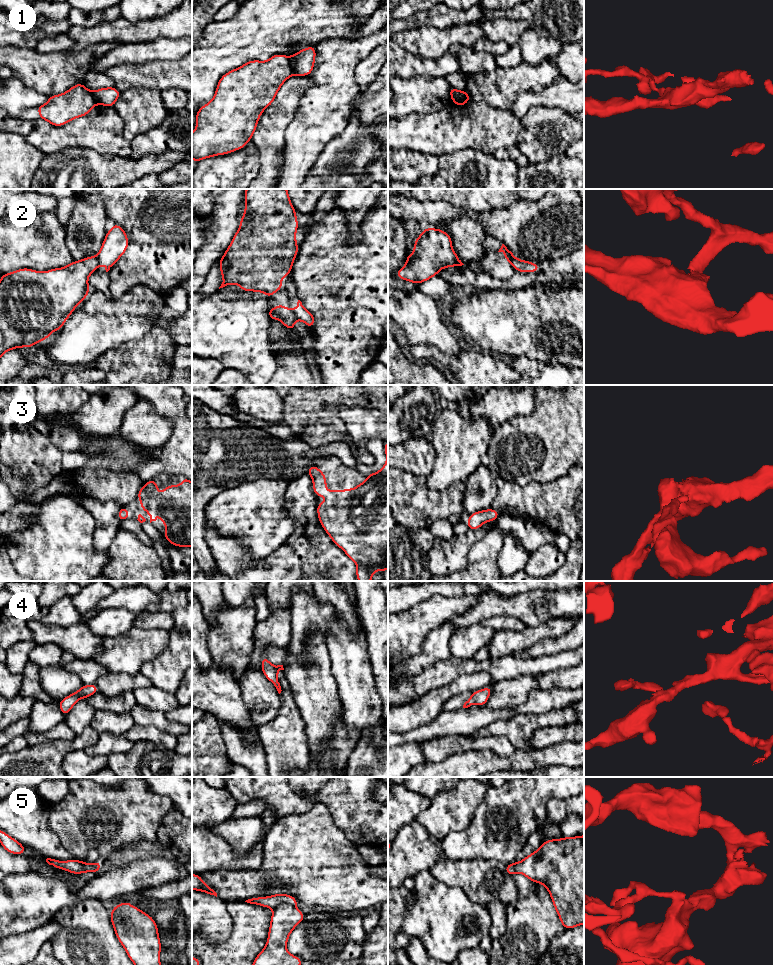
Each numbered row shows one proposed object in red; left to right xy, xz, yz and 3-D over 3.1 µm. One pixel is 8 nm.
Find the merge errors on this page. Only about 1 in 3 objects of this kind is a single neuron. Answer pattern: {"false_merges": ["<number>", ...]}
{"false_merges": ["1", "2", "5"]}

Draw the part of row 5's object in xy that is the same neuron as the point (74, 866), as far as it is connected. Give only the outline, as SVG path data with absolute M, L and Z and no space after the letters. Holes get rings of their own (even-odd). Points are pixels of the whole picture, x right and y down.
M47 858L46 862L55 868L66 870L72 874L83 874L85 872L92 872L96 874L98 871L100 871L102 867L102 864L100 861L96 861L94 863L92 871L86 871L83 868L83 862L77 859L59 861L59 860Z

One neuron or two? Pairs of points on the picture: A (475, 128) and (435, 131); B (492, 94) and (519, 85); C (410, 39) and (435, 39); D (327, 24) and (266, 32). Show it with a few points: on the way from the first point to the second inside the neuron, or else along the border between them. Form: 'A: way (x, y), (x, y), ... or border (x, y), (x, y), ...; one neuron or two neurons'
A: way (465, 128), (453, 128), (445, 131); one neuron
B: way (499, 94), (509, 85), (512, 85); one neuron
C: way (416, 39), (429, 39); one neuron
D: way (312, 24), (281, 25); one neuron

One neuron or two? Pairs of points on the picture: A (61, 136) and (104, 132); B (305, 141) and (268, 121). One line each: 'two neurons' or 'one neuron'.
A: one neuron
B: two neurons

